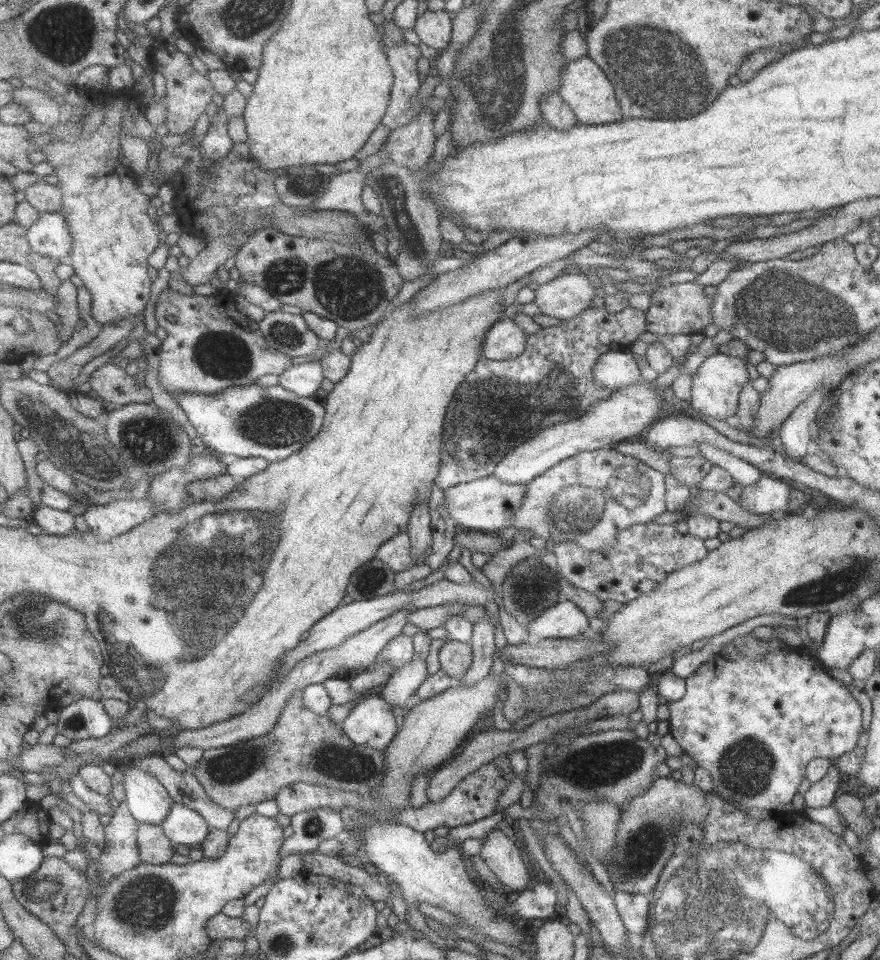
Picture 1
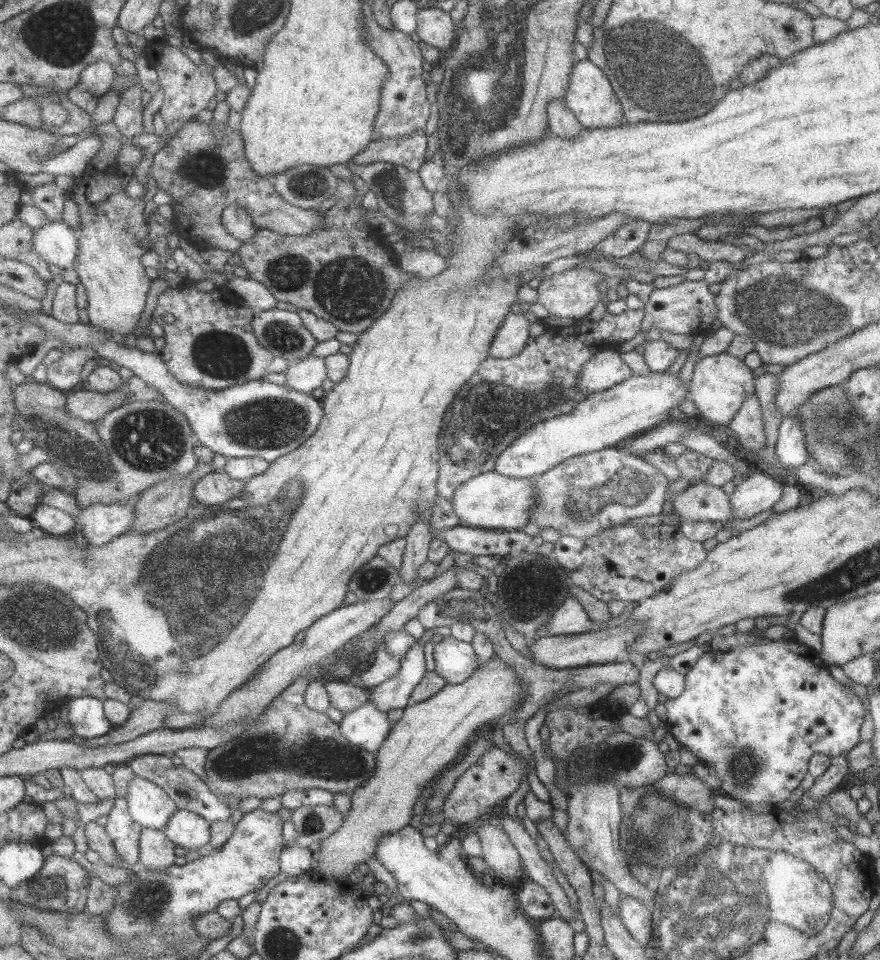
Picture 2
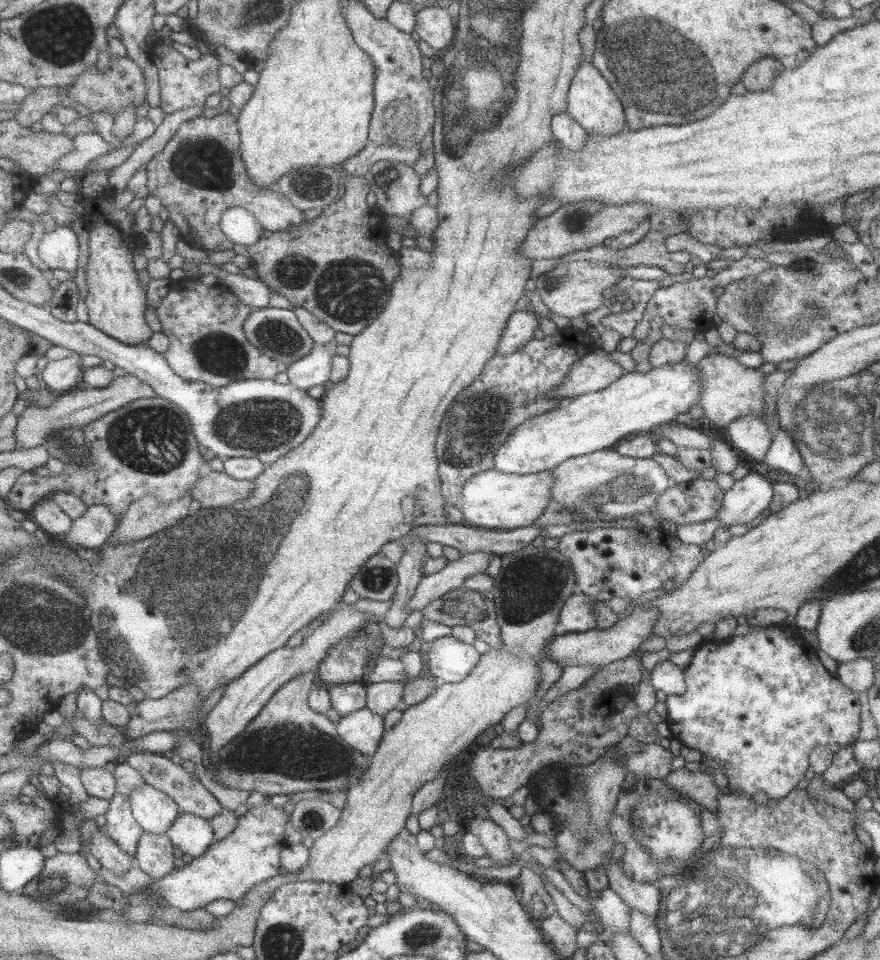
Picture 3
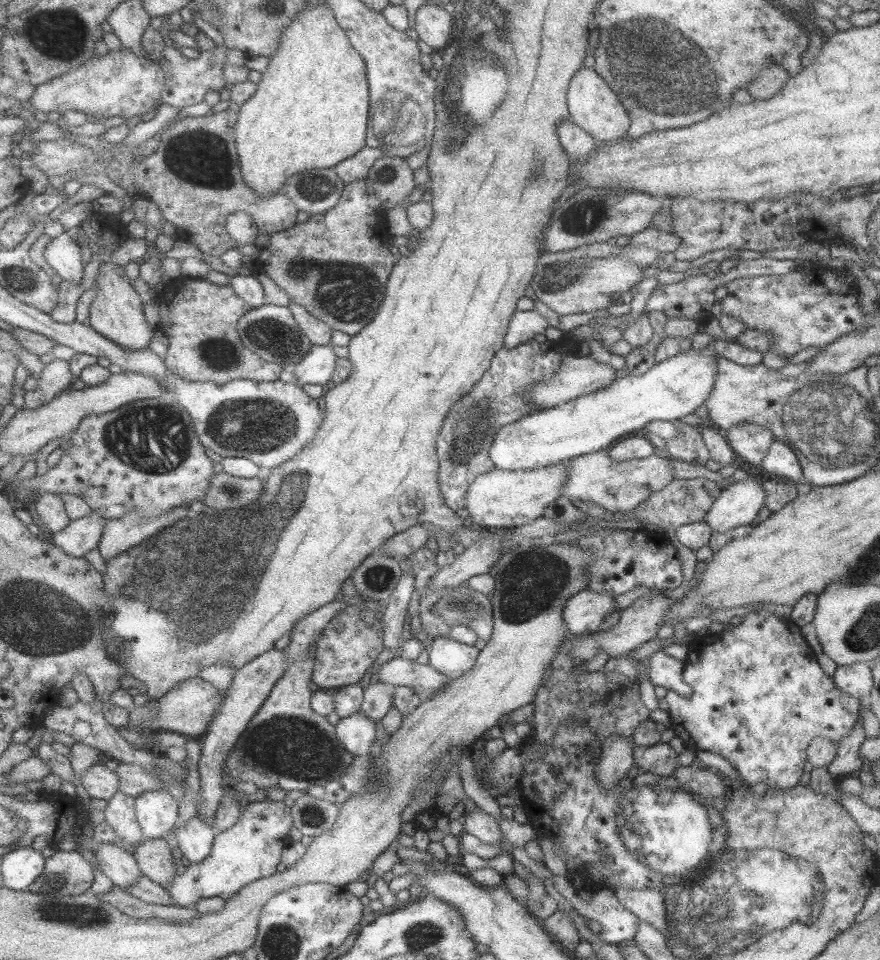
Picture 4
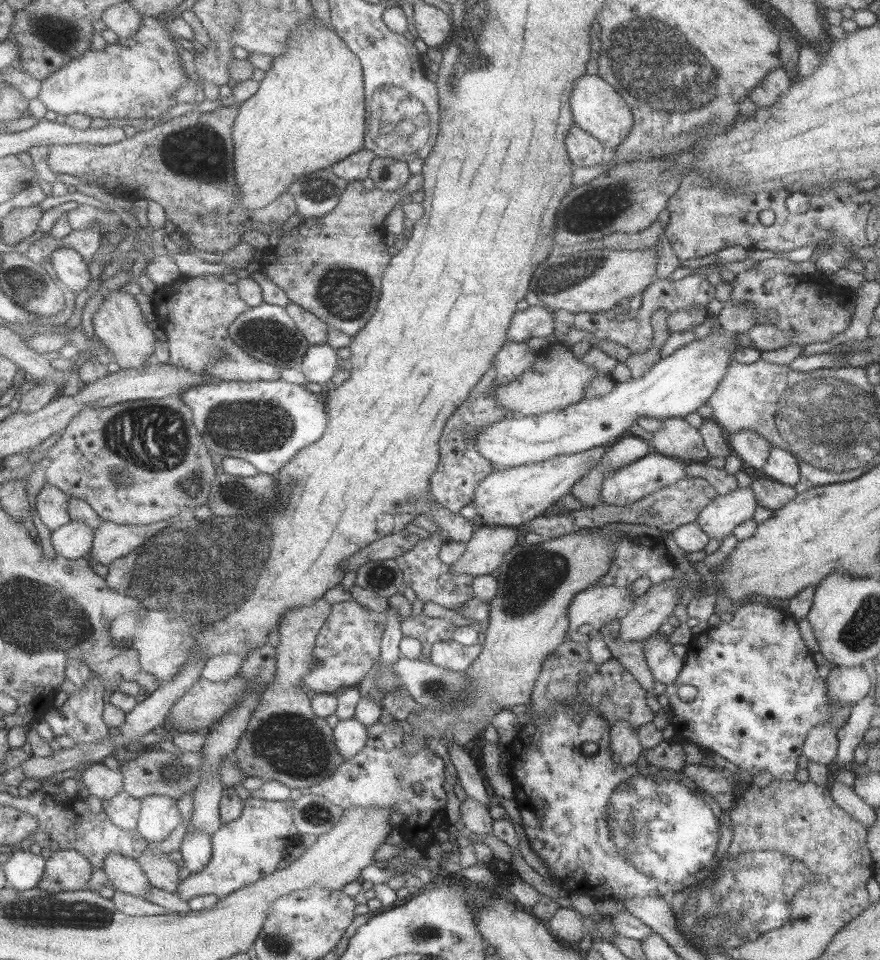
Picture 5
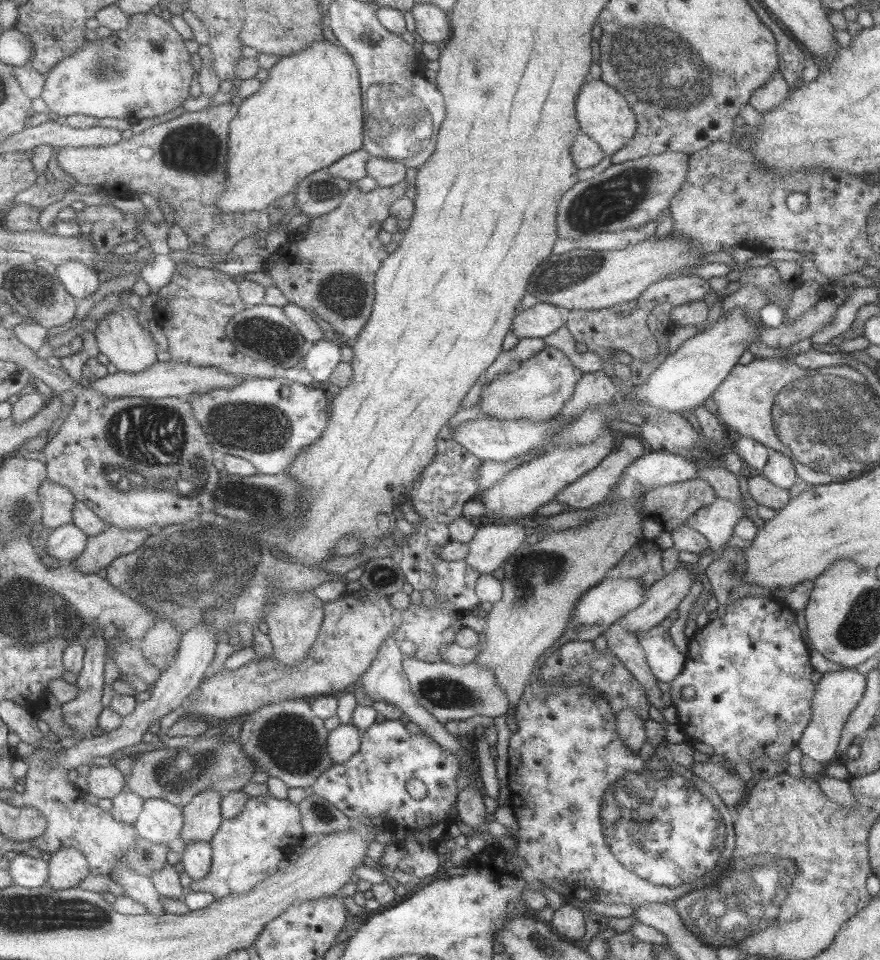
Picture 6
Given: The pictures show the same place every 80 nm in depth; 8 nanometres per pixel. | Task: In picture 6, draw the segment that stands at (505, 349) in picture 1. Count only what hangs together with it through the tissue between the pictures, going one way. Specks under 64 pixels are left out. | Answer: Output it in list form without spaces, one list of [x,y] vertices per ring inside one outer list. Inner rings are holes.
[[[537,301],[513,317],[511,330],[517,335],[517,340],[543,338],[555,332],[562,324],[559,307]]]

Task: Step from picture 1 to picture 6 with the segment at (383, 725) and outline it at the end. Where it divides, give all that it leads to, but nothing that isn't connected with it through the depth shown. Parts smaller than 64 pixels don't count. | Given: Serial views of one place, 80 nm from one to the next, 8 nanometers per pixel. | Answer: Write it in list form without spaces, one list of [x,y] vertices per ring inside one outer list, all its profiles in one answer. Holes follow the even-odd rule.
[[[339,723],[335,729],[328,731],[326,751],[331,762],[345,762],[359,748],[361,735],[362,732],[352,723]]]

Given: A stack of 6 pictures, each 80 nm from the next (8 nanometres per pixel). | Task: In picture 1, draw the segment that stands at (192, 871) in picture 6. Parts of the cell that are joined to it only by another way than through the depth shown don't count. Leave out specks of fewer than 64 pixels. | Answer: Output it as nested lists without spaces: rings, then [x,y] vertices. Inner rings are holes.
[[[174,801],[160,826],[163,835],[175,846],[185,845],[190,848],[201,847],[210,832],[206,820],[198,812]]]

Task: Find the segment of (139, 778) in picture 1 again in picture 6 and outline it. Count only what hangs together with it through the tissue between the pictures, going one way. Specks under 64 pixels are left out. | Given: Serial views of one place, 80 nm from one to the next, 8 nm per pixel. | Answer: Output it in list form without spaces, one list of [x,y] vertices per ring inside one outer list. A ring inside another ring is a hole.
[[[149,798],[134,822],[138,836],[153,844],[176,848],[182,830],[182,809],[161,798]]]

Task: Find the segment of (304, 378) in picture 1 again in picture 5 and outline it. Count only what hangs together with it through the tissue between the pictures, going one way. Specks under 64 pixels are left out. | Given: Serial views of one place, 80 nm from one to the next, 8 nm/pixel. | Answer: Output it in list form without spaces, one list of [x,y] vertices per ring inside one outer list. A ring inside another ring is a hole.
[[[327,343],[309,345],[302,357],[299,371],[313,388],[326,384],[337,369],[337,352]]]

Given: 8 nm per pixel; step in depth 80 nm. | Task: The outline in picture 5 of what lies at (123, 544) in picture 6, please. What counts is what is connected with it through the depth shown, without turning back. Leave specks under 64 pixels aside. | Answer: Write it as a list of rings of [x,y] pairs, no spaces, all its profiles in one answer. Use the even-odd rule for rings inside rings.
[[[161,520],[154,524],[121,525],[116,522],[105,521],[95,531],[90,558],[94,558],[99,564],[109,567],[114,560],[131,554],[143,544],[144,540],[171,522],[173,521]]]

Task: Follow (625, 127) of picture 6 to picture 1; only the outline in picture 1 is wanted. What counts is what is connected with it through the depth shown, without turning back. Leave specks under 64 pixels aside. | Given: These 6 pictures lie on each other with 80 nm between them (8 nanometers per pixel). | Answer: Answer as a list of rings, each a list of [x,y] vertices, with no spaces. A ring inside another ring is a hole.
[[[587,55],[562,65],[557,93],[573,111],[579,124],[609,124],[623,119],[610,80]]]

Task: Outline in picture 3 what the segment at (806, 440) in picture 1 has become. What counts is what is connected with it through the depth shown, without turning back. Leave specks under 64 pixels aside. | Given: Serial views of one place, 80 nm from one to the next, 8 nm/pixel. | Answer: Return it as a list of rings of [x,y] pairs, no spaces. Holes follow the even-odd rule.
[[[781,429],[773,434],[771,445],[762,462],[768,470],[783,470],[792,475],[799,475],[804,466],[796,440]]]

